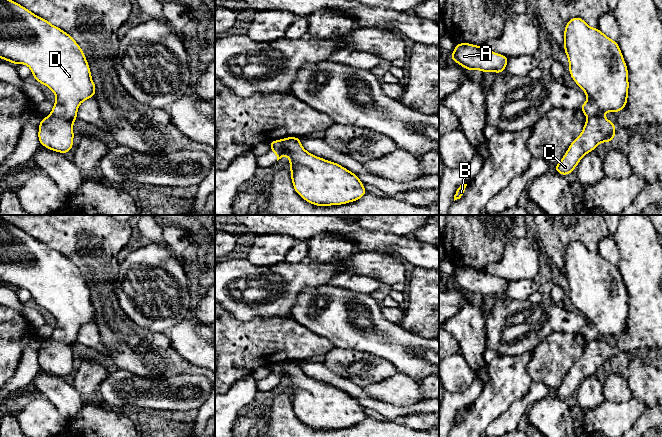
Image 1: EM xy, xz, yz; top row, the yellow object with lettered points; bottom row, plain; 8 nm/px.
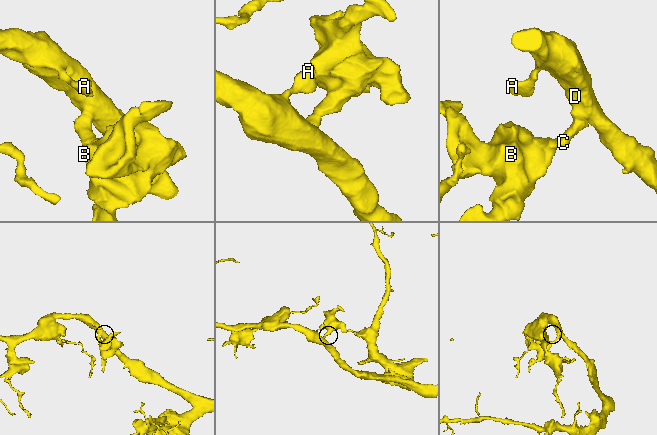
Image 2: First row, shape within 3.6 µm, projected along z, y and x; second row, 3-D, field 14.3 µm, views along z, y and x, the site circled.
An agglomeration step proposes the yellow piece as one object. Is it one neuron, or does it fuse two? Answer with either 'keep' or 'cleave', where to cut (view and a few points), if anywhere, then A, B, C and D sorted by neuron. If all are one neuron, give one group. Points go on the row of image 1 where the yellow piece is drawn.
cleave; cut xy (51, 113), (72, 122); groups A D / B C

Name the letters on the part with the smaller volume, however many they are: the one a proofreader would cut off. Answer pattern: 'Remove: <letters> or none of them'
Remove: B, C

